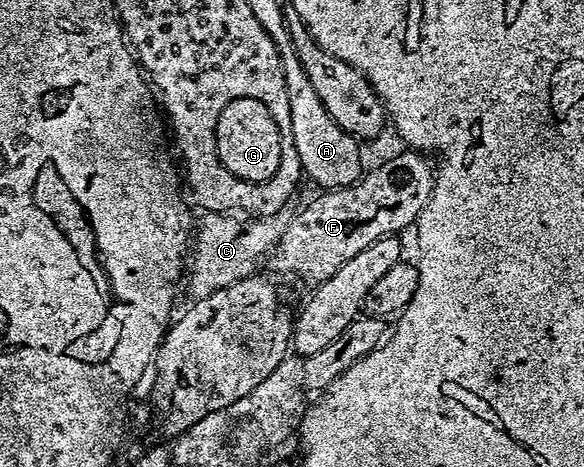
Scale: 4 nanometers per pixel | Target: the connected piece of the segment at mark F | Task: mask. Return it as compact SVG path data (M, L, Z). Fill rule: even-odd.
M408 148L403 151L405 154L400 154L397 158L392 158L389 162L381 164L377 170L372 170L363 175L360 181L354 183L352 186L344 186L341 190L330 190L327 192L320 192L320 195L309 204L305 210L300 210L288 222L288 227L280 234L280 243L274 246L274 254L276 250L276 266L284 274L293 274L296 278L301 278L304 282L309 282L309 287L315 288L321 282L330 280L330 276L334 276L334 272L338 272L338 268L342 268L342 264L346 264L346 260L351 260L354 256L358 256L358 252L362 252L362 248L370 248L370 244L374 244L380 238L390 238L399 235L399 230L415 227L416 218L422 212L422 208L426 208L426 204L430 200L430 192L432 191L432 183L434 181L434 166L423 153L417 152L415 149Z

